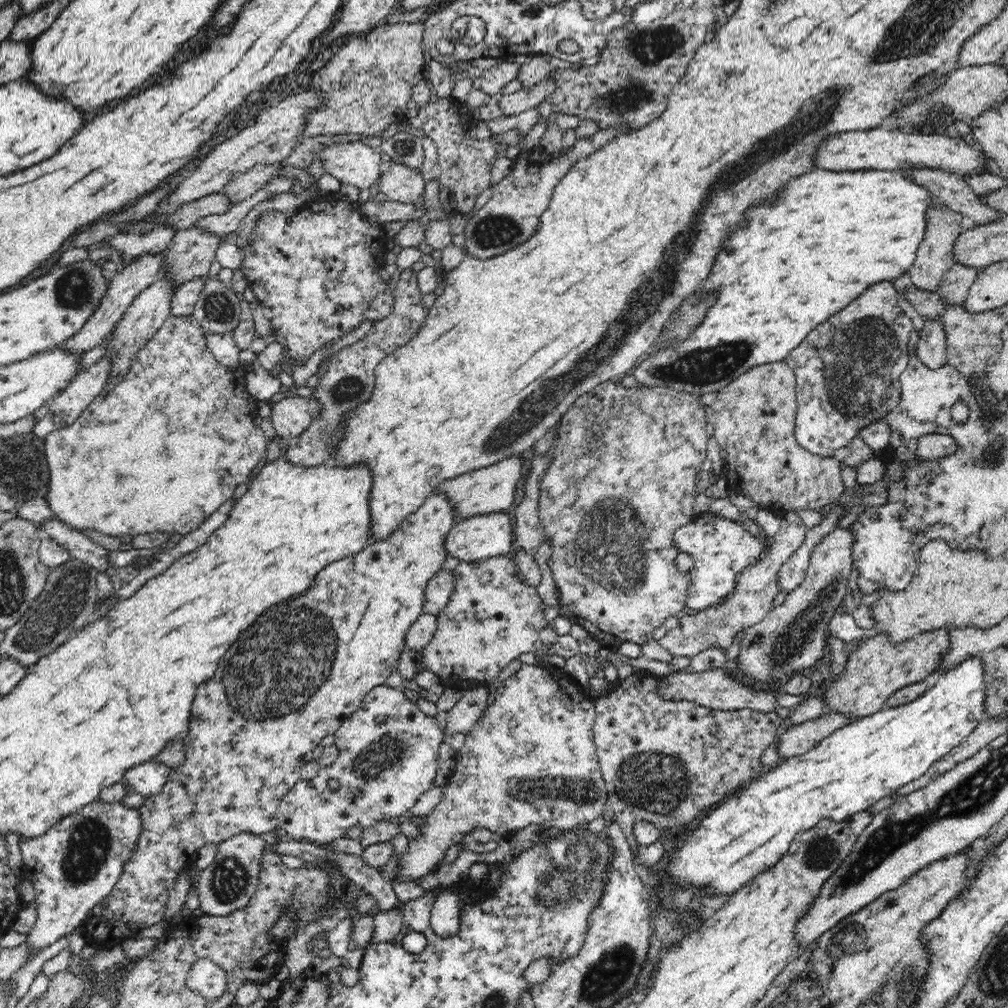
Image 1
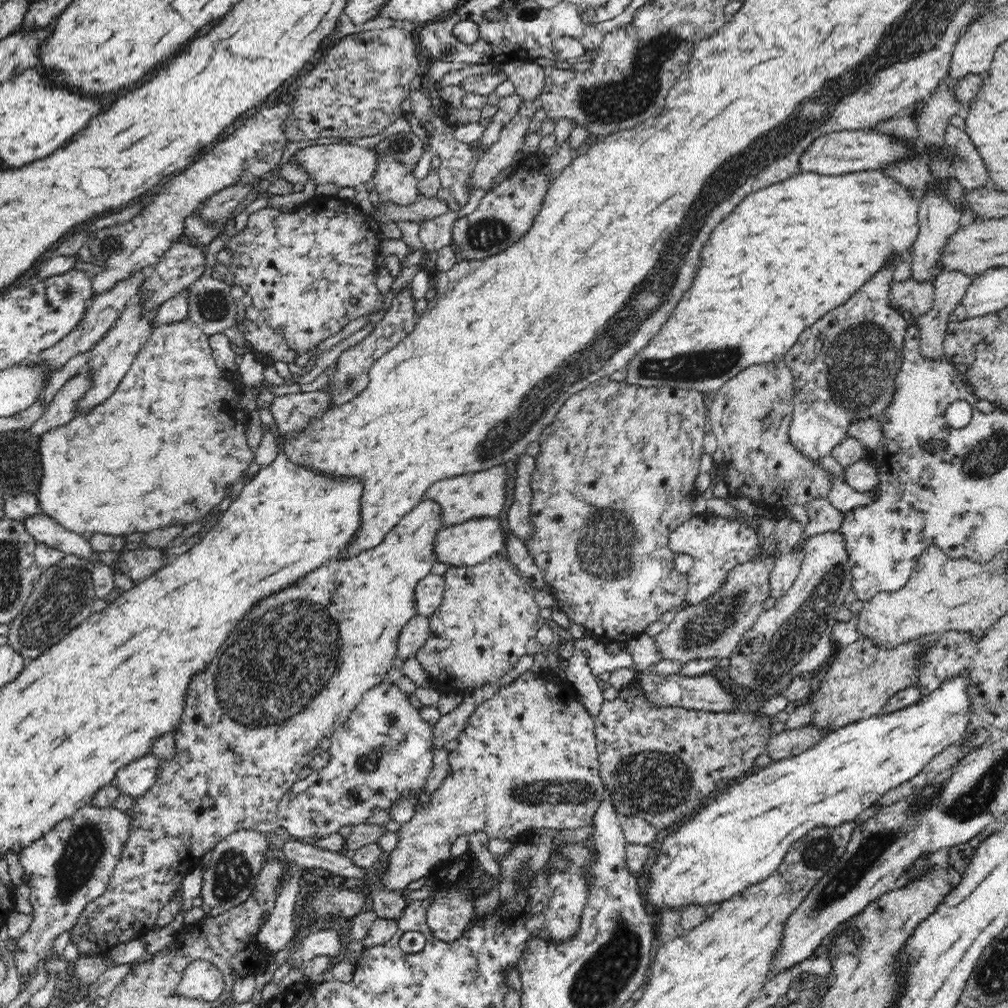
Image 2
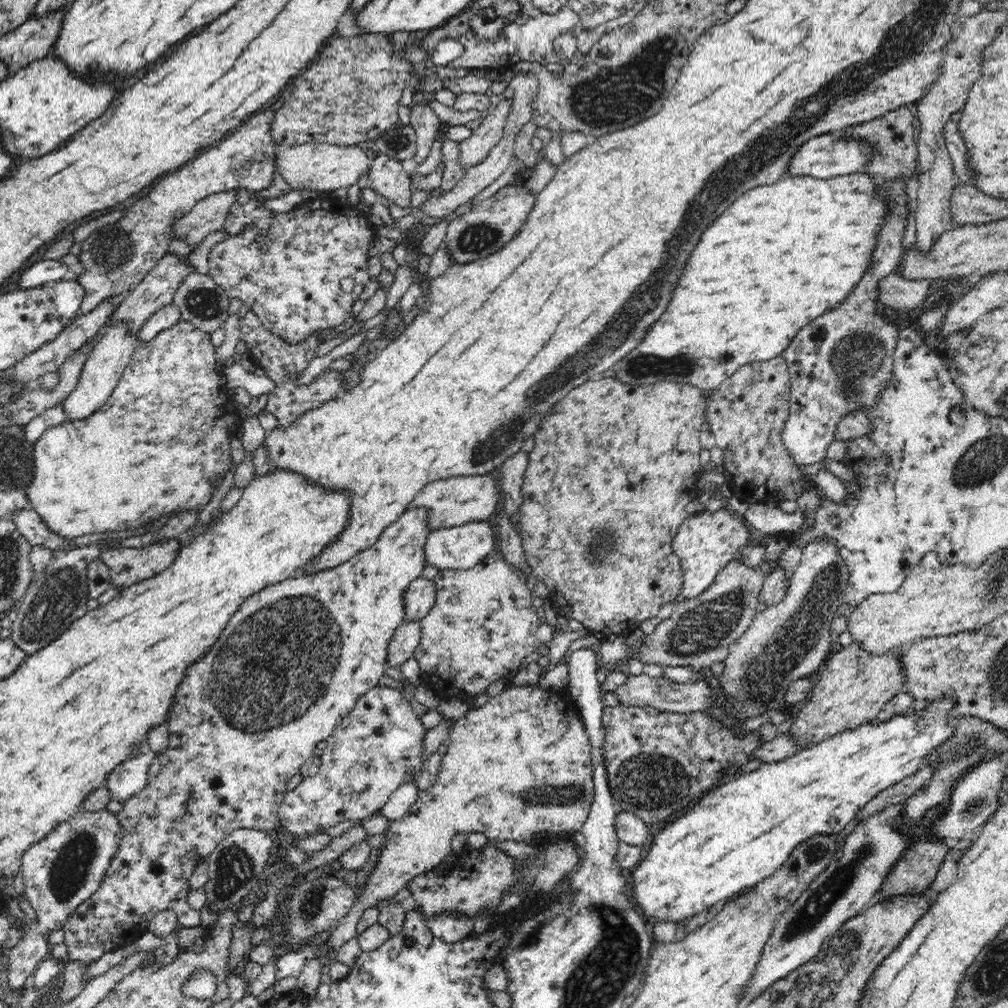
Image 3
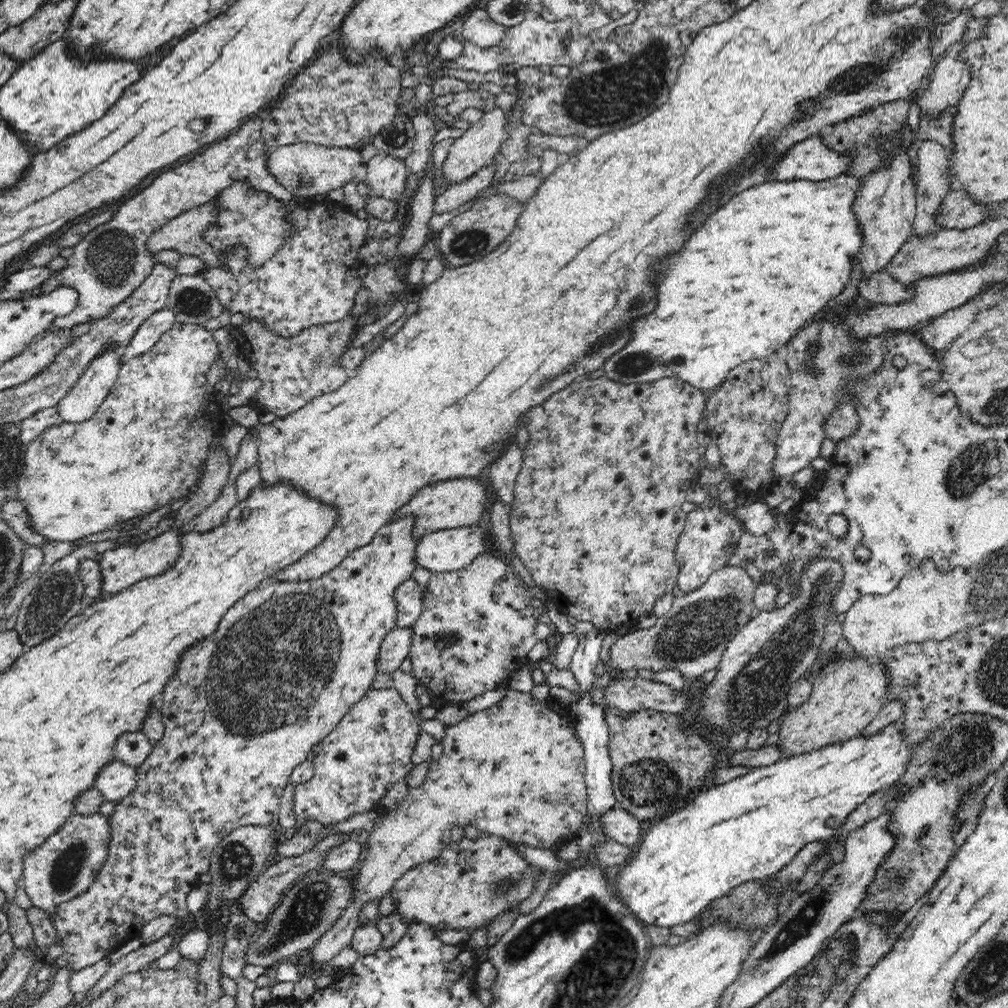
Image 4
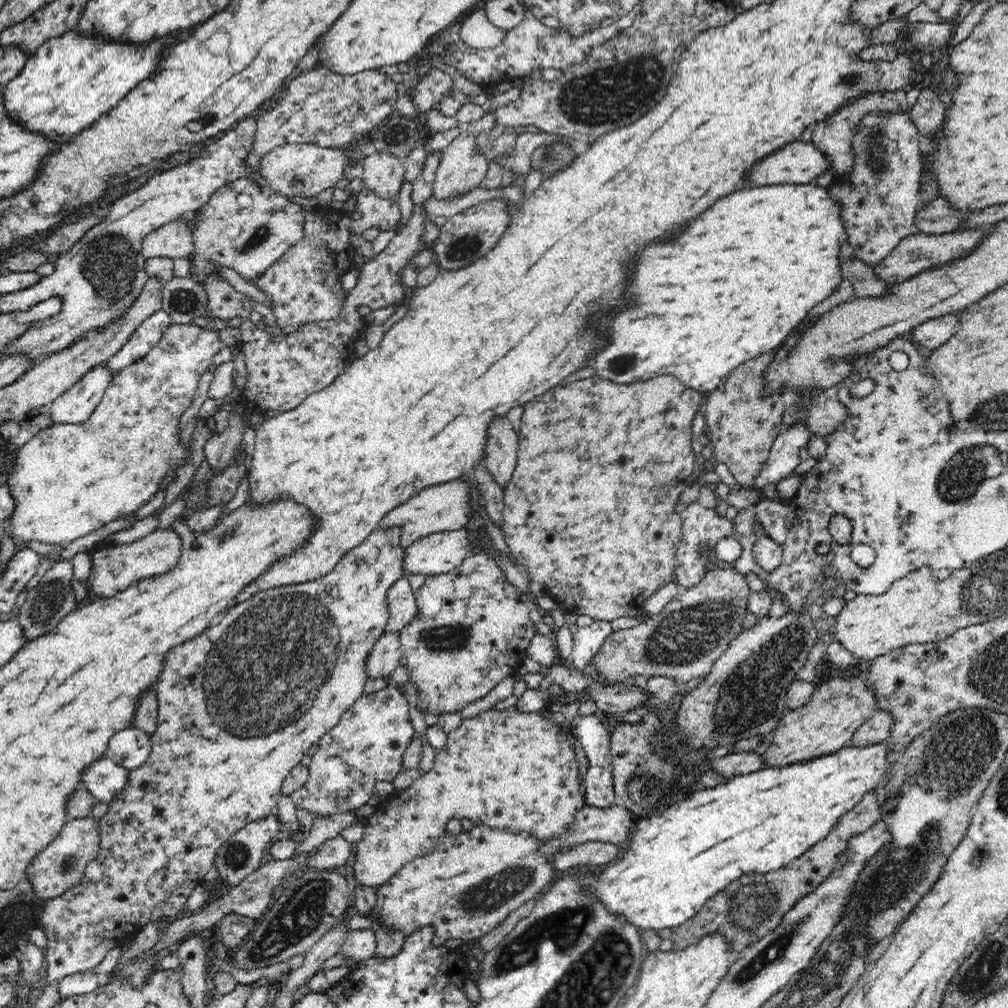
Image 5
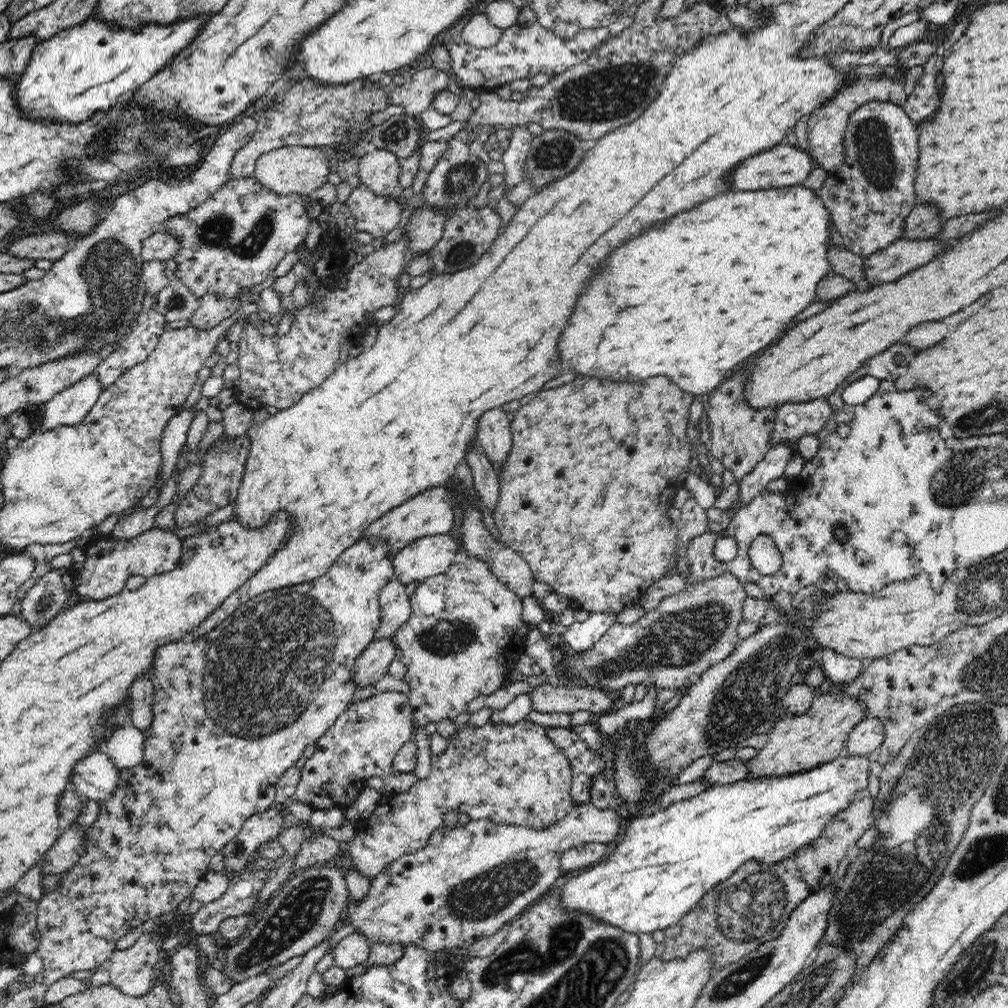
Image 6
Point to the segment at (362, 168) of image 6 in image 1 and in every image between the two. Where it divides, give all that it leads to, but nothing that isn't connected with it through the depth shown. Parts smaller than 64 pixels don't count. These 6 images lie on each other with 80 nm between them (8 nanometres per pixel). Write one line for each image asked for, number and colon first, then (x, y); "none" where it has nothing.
1: (401, 183)
2: (392, 179)
3: (387, 177)
4: (386, 177)
5: (384, 174)

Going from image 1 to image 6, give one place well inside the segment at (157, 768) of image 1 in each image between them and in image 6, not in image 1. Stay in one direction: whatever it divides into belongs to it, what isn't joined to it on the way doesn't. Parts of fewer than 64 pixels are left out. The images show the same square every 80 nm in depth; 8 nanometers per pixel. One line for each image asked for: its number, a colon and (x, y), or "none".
2: (135, 779)
3: (129, 778)
4: (118, 779)
5: (105, 779)
6: (95, 777)

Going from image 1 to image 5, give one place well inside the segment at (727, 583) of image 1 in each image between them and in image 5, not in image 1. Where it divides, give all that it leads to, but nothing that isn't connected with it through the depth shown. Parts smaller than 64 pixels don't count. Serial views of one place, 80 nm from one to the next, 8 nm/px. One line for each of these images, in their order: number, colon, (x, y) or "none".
2: (717, 545)
3: (706, 542)
4: (703, 546)
5: (702, 528)

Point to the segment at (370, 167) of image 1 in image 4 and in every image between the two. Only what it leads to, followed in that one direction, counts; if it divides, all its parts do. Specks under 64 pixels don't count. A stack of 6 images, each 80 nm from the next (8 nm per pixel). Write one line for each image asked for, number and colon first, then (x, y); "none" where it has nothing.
2: (346, 165)
3: (325, 167)
4: (305, 169)

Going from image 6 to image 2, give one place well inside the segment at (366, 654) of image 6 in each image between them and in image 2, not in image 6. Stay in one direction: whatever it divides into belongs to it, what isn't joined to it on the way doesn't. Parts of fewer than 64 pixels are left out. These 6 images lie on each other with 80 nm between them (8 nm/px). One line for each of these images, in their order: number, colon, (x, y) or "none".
2: (417, 631)
3: (407, 639)
4: (395, 649)
5: (385, 657)

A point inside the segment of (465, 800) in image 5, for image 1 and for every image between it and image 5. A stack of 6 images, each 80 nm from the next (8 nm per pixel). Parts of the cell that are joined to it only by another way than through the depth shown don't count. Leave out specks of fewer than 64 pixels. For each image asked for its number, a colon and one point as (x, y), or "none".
1: (531, 758)
2: (527, 759)
3: (519, 767)
4: (516, 770)

